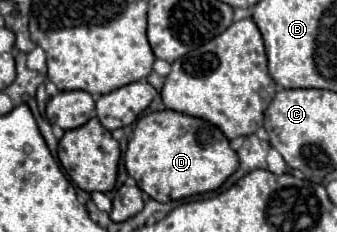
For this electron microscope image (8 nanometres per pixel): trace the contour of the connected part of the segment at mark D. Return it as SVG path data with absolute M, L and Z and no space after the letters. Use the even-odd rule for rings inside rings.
M162 110L138 118L124 164L140 190L158 202L170 202L218 190L236 172L238 154L230 148L228 138L218 126L206 126L200 118Z

